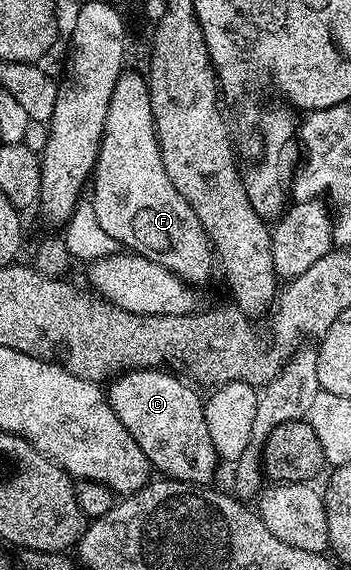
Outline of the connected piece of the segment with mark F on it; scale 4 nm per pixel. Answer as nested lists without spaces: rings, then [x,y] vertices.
[[[121,72],[115,87],[111,87],[111,103],[107,107],[103,139],[91,174],[91,202],[96,218],[99,219],[103,230],[117,241],[118,246],[159,263],[179,275],[179,279],[183,279],[187,284],[200,287],[212,279],[213,269],[215,273],[213,242],[205,233],[203,223],[199,223],[199,215],[195,215],[191,203],[183,199],[183,195],[175,191],[175,183],[167,179],[167,167],[163,167],[161,148],[157,142],[157,128],[153,122],[149,82],[142,74],[140,77],[137,73],[129,72]]]

